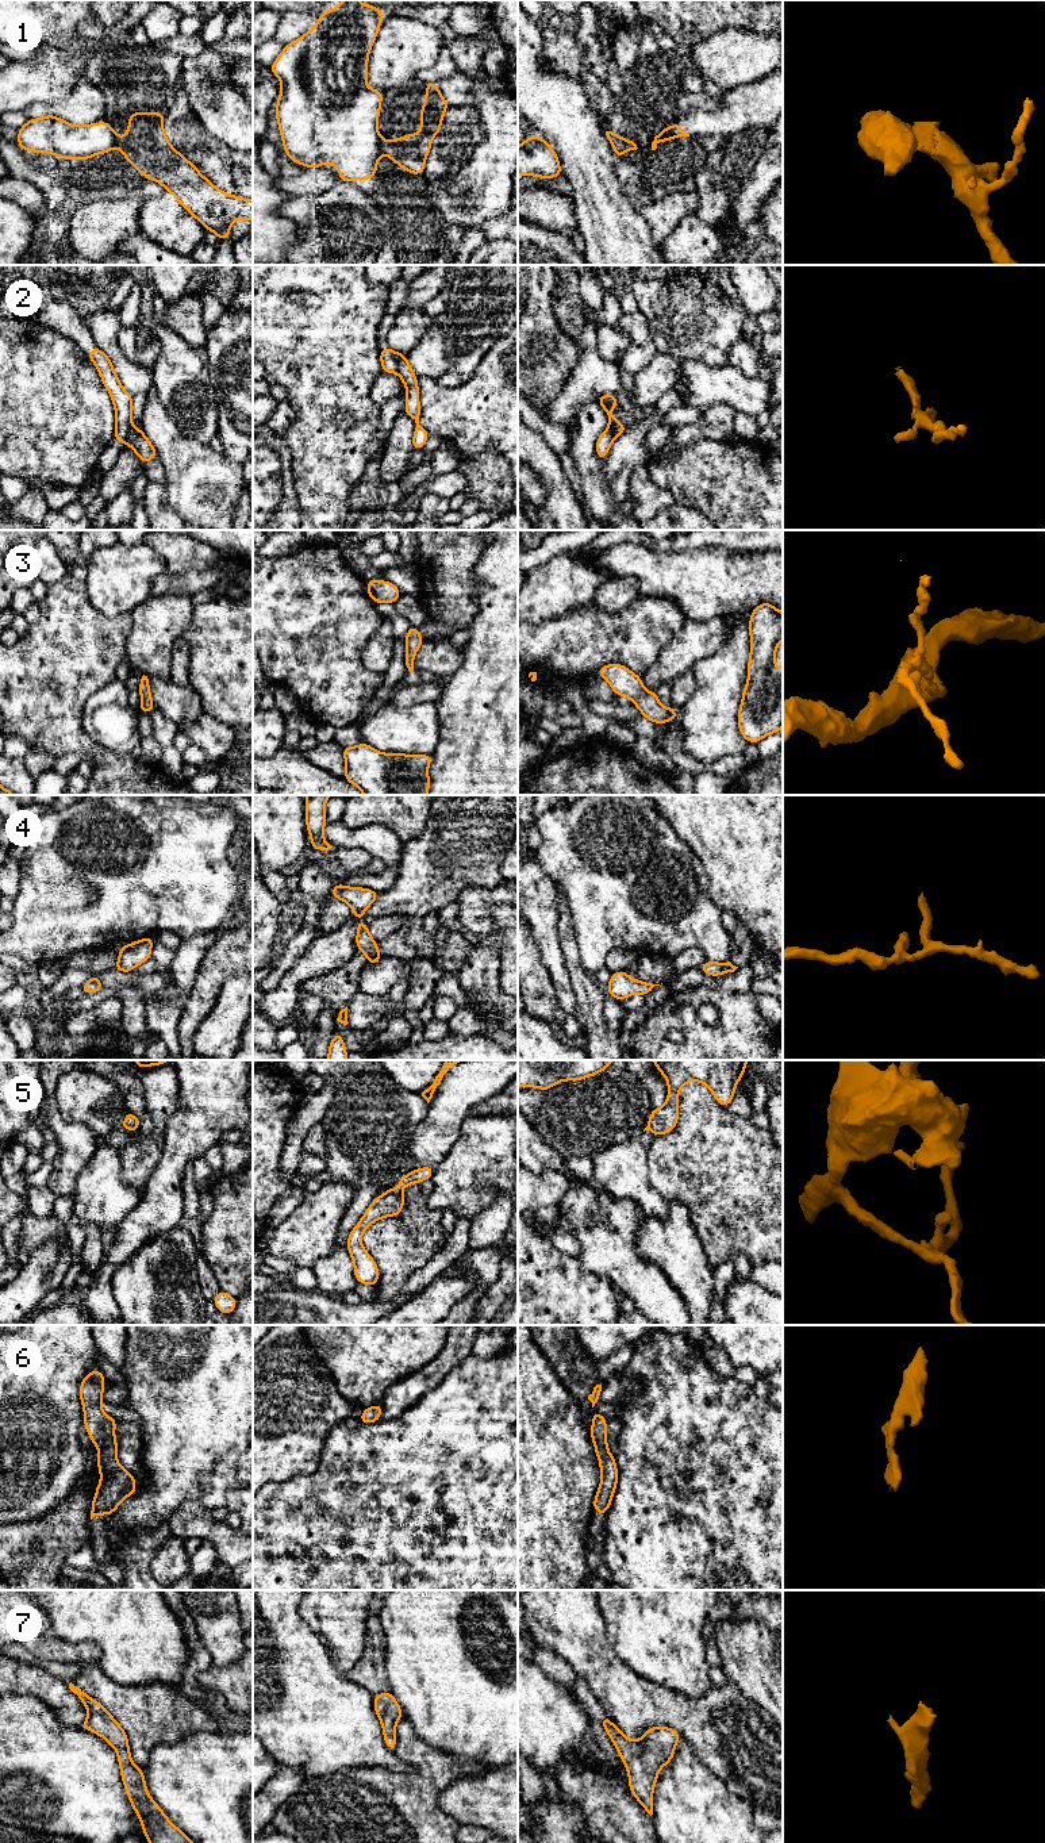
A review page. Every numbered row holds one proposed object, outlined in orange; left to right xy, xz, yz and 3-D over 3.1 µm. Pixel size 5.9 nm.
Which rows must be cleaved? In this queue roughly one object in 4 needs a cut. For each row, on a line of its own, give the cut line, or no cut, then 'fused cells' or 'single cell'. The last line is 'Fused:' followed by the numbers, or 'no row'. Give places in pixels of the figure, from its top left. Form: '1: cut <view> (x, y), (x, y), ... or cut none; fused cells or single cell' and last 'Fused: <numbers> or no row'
1: cut yz (669, 127), (669, 131), (652, 145); fused cells
2: cut xz (392, 352), (398, 371); fused cells
3: cut none; single cell
4: cut none; single cell
5: cut xz (402, 1191), (388, 1191), (385, 1194); fused cells
6: cut none; single cell
7: cut none; single cell
Fused: 1, 2, 5

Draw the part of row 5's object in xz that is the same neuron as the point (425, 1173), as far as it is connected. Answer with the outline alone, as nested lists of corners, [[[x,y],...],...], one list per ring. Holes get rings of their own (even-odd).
[[[434,1166],[422,1167],[419,1170],[412,1170],[385,1191],[388,1193],[403,1193],[412,1183],[420,1183],[422,1180],[431,1179],[434,1172]]]

